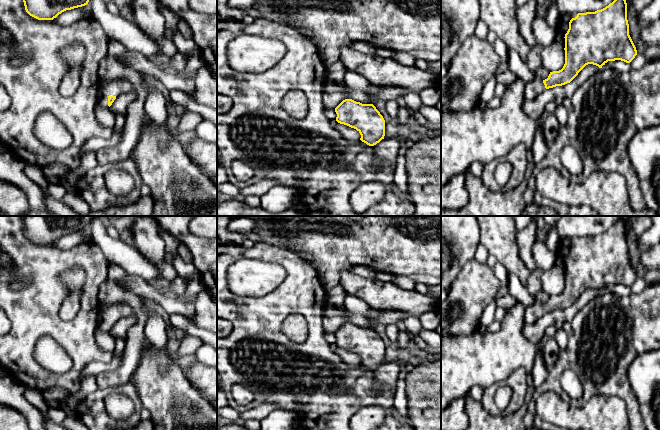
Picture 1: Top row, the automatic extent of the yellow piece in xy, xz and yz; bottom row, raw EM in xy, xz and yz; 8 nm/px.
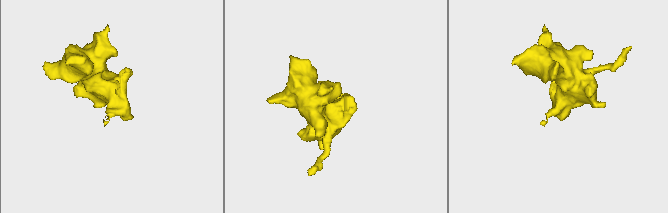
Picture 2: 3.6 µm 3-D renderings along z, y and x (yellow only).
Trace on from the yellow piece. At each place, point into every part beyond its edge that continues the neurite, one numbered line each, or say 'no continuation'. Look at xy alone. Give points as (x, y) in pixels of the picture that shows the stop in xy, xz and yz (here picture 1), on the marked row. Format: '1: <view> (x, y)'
1: xy (120, 86)

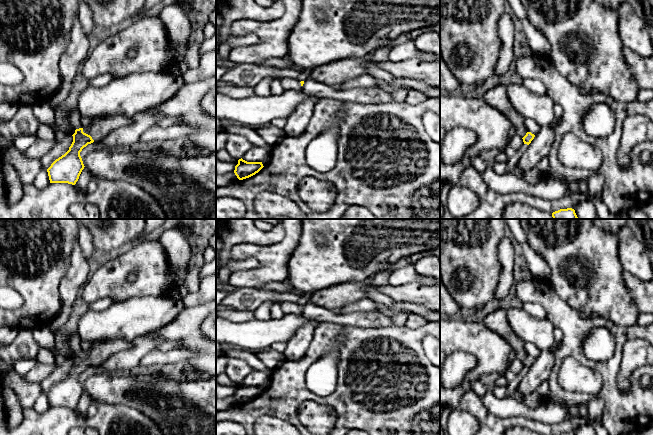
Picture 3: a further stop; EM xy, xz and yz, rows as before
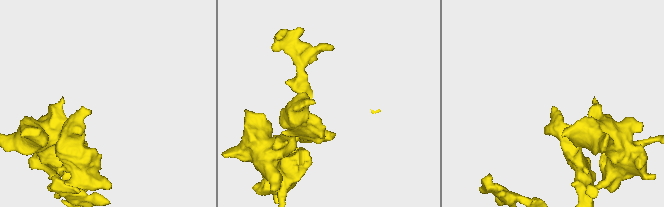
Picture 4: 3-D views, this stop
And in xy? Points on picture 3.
1: xy (100, 127)

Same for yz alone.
1: yz (496, 97)

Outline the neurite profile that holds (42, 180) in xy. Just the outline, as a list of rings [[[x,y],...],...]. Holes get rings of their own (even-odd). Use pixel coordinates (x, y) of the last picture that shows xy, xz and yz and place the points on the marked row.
[[[43,168],[32,183],[36,188],[42,189],[50,184],[47,169]]]

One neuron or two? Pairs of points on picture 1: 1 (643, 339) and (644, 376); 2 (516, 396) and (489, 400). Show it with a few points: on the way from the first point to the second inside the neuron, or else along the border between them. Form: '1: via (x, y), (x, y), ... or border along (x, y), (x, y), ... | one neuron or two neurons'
1: border along (649, 350), (641, 353), (627, 370) | two neurons
2: via (512, 386), (509, 383), (502, 383), (492, 390) | one neuron

